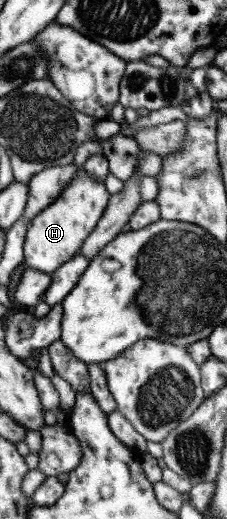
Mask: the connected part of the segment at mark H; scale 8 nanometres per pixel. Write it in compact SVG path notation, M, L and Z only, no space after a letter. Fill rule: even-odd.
M81 167L74 171L72 180L65 184L60 194L48 206L32 217L25 230L23 266L39 273L54 272L71 259L81 248L89 232L103 215L109 197L103 183Z

